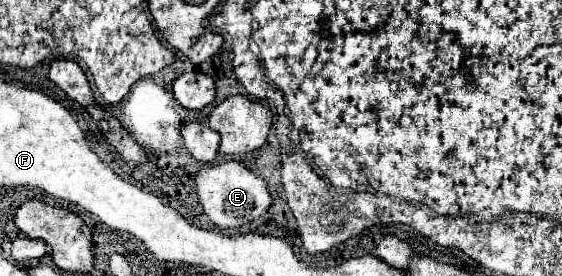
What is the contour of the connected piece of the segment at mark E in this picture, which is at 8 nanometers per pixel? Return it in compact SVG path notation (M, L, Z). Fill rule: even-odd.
M227 160L219 166L211 166L211 168L203 168L197 174L197 204L191 206L191 212L183 212L183 216L205 230L235 230L241 228L245 224L249 224L251 220L259 218L261 214L265 214L271 204L273 198L267 190L267 184L261 176L257 176L251 168L247 168L245 164L237 162L237 160ZM207 170L211 170L211 176L207 174Z

